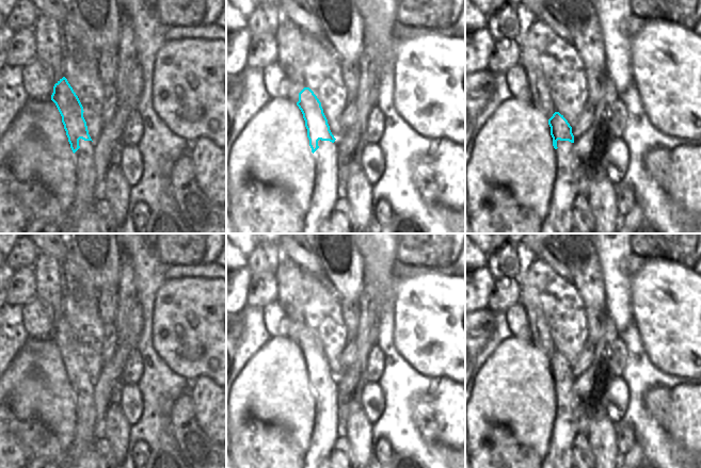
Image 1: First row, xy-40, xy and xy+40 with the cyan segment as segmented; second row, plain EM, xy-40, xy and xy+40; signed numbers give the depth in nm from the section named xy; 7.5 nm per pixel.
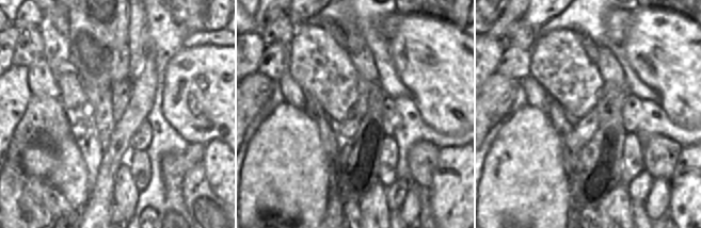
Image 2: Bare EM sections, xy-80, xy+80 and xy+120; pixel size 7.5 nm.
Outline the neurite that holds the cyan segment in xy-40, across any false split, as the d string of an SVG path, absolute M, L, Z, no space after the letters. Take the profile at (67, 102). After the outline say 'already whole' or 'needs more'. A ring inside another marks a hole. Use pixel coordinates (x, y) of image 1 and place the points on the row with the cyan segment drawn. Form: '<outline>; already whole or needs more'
M63 77L53 86L51 100L55 103L61 116L70 148L75 154L77 167L77 187L75 199L66 211L62 225L62 233L75 233L79 219L96 201L96 170L94 167L94 143L89 134L83 107L68 83Z; needs more

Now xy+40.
M559 112L548 119L557 174L548 212L542 222L540 233L571 233L574 229L572 206L578 195L574 180L574 135L572 127Z; needs more

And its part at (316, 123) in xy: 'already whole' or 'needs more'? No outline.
needs more

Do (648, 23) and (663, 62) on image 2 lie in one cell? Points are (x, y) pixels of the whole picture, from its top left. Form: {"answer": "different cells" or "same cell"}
{"answer": "same cell"}

